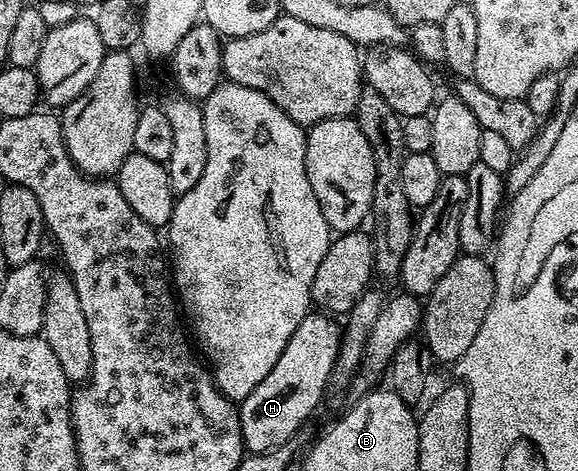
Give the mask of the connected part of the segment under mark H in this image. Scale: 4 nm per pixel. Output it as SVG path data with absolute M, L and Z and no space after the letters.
M310 311L309 315L299 322L299 330L291 334L287 346L283 346L283 354L279 354L279 362L271 366L267 378L247 394L245 400L240 401L241 429L243 430L243 442L250 453L275 450L279 446L290 443L293 435L301 428L301 423L316 410L321 404L321 395L326 395L329 386L329 375L335 366L335 358L339 354L342 329L336 324L336 319L322 314L320 311Z

